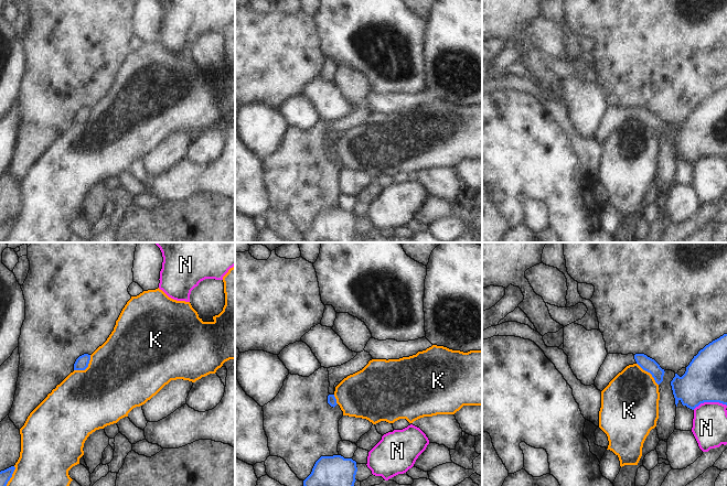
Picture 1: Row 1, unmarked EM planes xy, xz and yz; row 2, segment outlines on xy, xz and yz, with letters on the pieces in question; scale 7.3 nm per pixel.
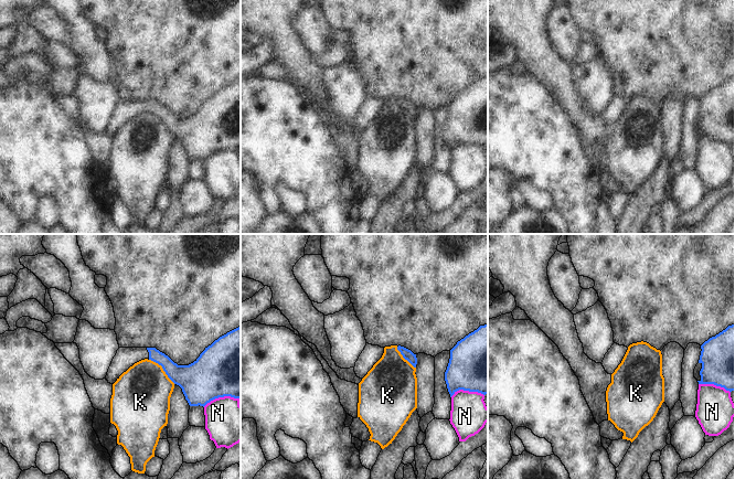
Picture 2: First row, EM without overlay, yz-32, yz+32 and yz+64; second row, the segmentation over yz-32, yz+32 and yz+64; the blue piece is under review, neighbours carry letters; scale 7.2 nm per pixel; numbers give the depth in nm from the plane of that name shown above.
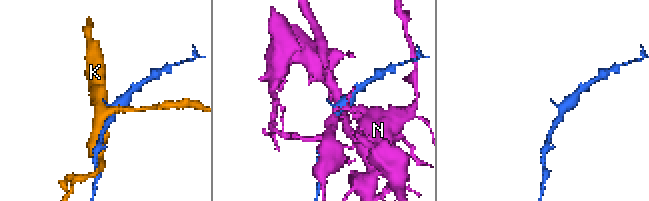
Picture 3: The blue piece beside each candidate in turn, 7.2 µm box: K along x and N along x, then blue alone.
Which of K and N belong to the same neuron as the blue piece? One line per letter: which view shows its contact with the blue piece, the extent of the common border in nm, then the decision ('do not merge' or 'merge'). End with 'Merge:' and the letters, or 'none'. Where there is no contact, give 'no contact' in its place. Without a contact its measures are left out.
K: xy | 170 nm | do not merge
N: yz | 260 nm | do not merge
Merge: none

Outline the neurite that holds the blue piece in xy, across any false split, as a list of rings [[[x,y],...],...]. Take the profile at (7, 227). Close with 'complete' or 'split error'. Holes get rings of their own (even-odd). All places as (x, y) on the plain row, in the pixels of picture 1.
[[[11,219],[11,220],[0,225],[0,242],[3,242],[7,239],[8,235],[12,230],[14,223],[15,223],[15,220]]] | complete

